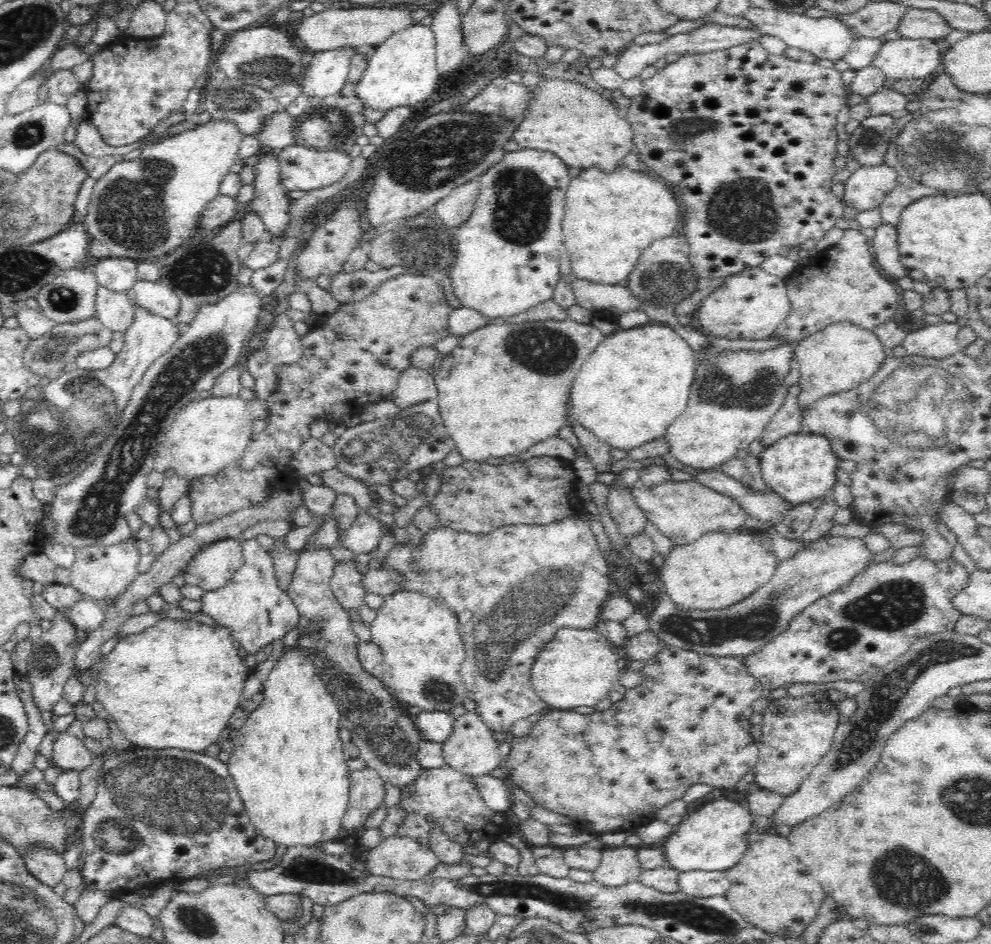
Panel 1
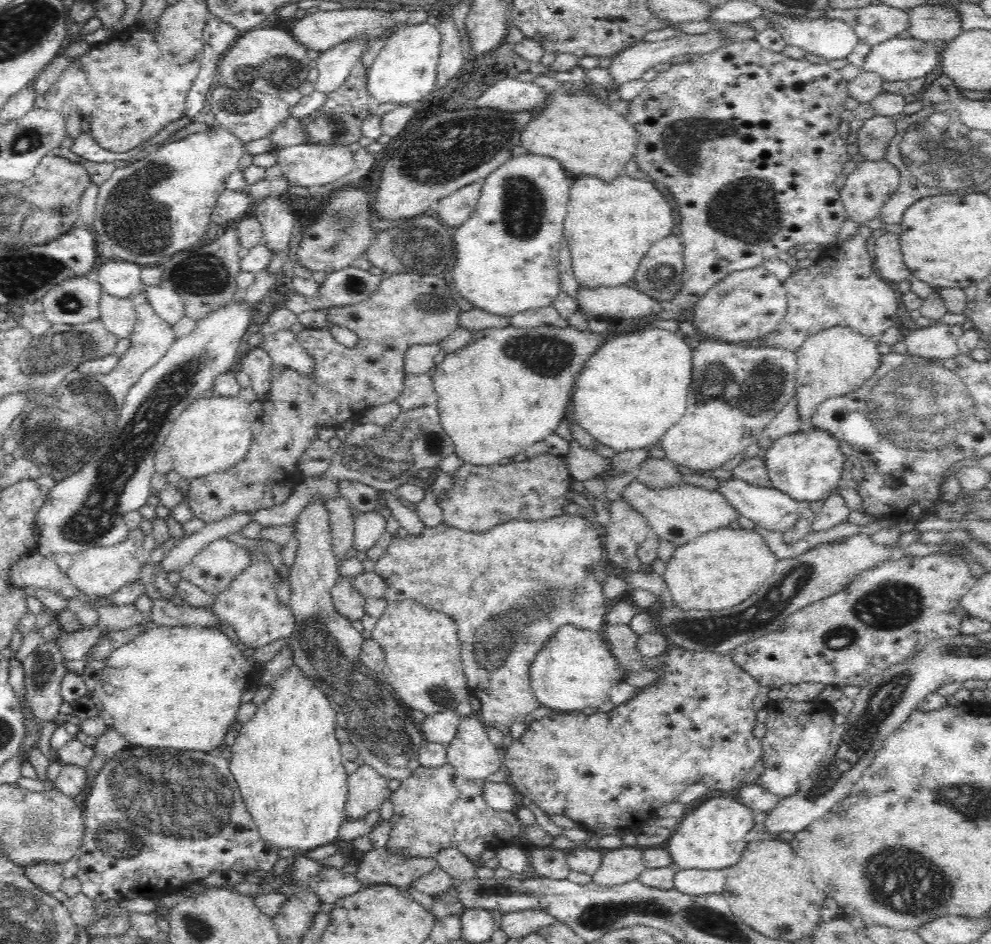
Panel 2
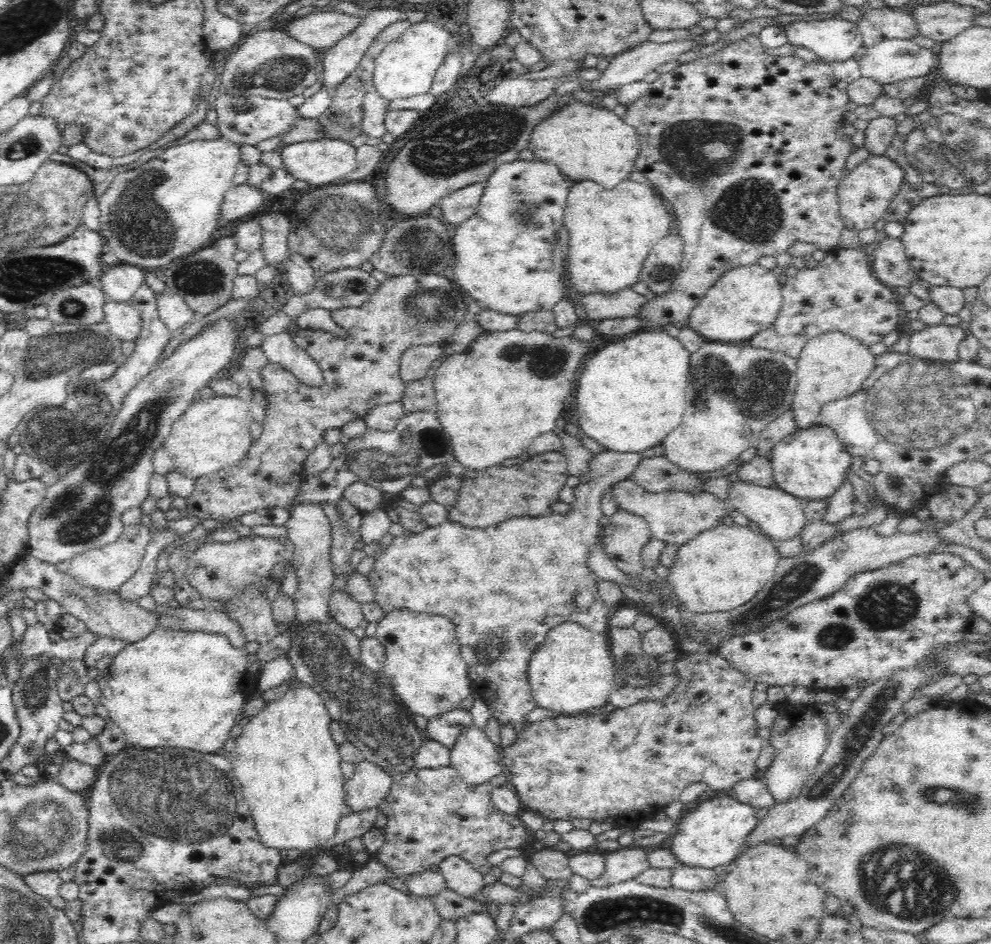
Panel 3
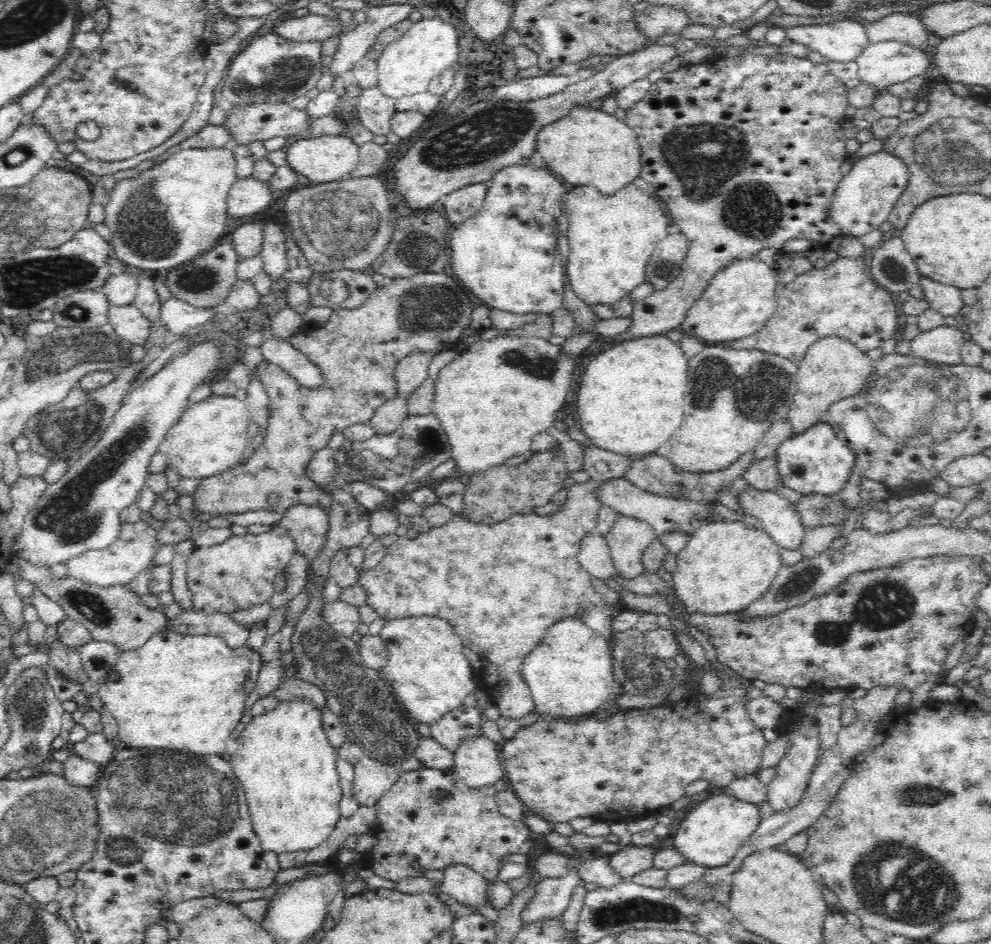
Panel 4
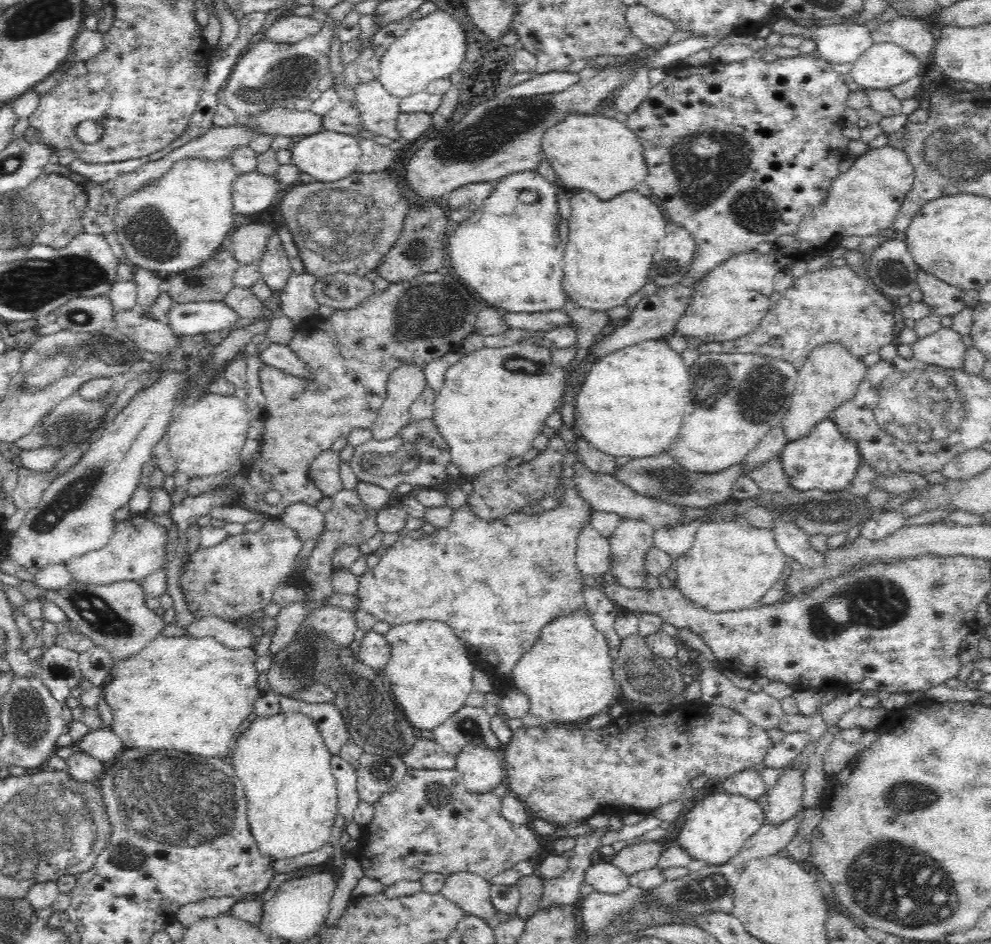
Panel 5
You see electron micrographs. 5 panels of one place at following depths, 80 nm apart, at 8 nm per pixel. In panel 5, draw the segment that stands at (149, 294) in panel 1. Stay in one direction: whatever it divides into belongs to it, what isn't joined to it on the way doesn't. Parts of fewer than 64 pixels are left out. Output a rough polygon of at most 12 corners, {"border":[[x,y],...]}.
{"border":[[224,301],[174,302],[179,337],[220,332],[239,314]]}

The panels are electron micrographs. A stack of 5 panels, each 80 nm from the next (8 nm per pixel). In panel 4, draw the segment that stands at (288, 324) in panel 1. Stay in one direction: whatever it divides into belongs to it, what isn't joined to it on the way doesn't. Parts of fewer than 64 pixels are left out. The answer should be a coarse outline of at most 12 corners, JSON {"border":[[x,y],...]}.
{"border":[[272,335],[260,347],[266,361],[301,385],[316,388],[321,370],[288,340]]}

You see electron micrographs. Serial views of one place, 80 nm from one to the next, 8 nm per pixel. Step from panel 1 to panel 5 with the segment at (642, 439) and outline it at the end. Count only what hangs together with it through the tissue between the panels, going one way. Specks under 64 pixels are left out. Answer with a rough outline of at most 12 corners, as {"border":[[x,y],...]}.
{"border":[[666,341],[596,360],[577,435],[610,456],[664,452],[689,367]]}

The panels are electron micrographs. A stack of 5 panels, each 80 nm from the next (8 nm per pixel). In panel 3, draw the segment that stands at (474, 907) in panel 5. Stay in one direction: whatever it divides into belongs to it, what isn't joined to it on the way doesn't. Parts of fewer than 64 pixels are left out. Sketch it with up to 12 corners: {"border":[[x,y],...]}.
{"border":[[459,856],[444,858],[446,886],[474,898],[483,874]]}

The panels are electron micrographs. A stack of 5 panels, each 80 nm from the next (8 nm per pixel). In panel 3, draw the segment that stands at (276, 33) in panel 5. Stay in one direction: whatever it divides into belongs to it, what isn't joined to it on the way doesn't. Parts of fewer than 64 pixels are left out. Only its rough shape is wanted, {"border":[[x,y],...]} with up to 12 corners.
{"border":[[312,11],[295,18],[286,32],[300,42],[333,47],[358,28],[359,17]]}

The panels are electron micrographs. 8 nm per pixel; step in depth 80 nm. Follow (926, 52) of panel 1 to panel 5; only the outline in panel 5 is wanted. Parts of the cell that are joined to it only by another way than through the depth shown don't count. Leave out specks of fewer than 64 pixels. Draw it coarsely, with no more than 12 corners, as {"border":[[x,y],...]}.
{"border":[[874,43],[853,62],[861,89],[890,89],[925,65],[897,44]]}

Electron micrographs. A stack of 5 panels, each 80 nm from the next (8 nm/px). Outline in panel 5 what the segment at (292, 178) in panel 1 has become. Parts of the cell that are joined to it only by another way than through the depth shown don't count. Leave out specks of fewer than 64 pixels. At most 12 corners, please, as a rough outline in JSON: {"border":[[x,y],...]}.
{"border":[[322,130],[291,144],[292,164],[320,183],[357,171],[359,137]]}

